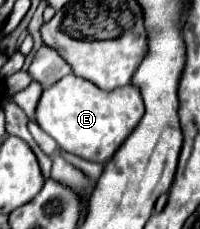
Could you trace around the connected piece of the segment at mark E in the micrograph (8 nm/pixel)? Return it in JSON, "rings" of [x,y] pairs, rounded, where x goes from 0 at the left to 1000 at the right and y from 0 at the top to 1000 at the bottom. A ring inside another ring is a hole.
{"rings":[[[340,323],[210,402],[180,480],[180,533],[290,620],[300,655],[380,672],[450,707],[530,716],[690,550],[710,498],[720,454],[700,384],[680,384],[670,367],[530,402],[400,332]]]}

